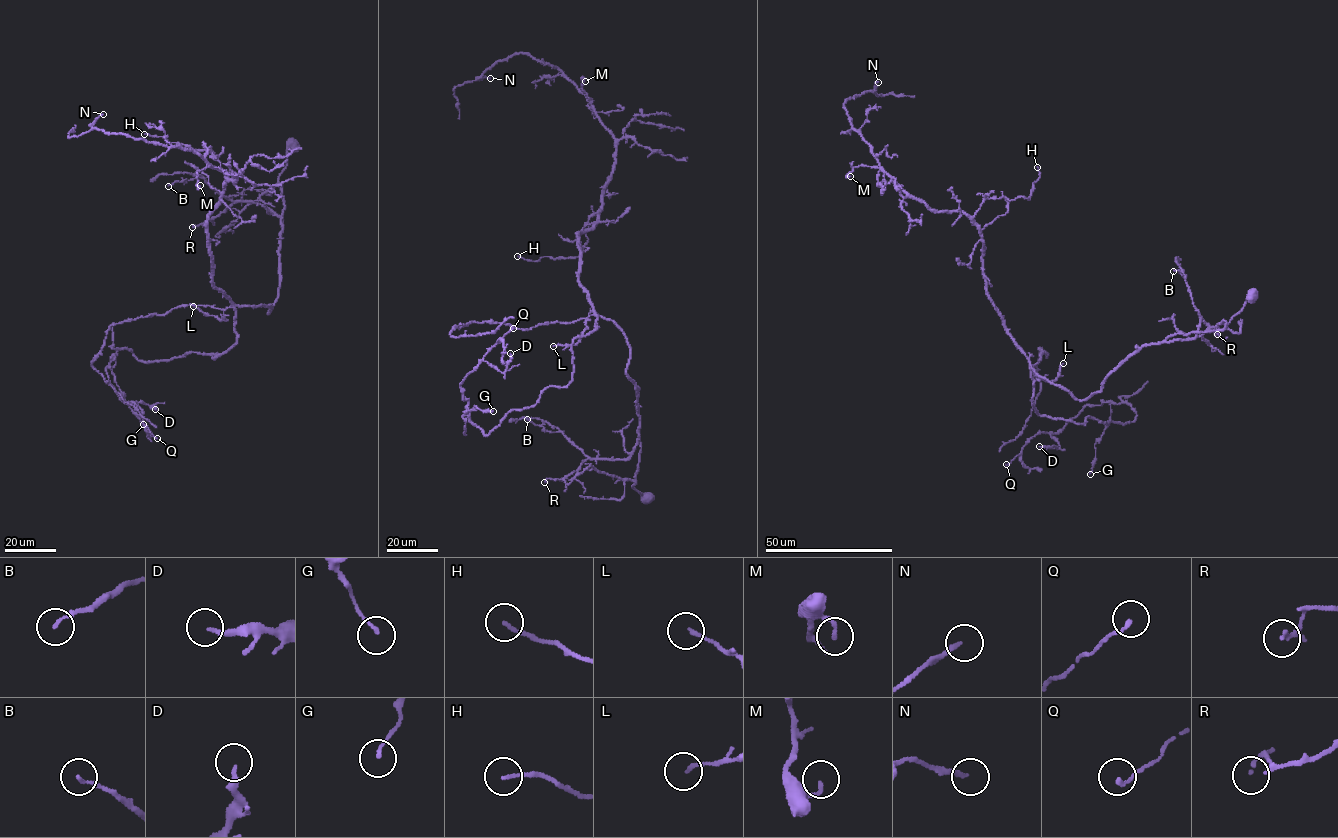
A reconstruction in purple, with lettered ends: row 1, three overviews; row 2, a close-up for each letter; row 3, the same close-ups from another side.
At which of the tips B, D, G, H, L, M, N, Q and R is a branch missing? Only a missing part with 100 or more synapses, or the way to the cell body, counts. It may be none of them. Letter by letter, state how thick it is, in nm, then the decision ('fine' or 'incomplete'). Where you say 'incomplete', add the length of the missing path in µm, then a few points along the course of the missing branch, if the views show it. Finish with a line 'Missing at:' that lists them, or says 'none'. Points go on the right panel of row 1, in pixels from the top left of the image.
B: 130 nm thick; fine
D: 200 nm thick; fine
G: 130 nm thick; fine
H: 140 nm thick; fine
L: 130 nm thick; fine
M: 100 nm thick; fine
N: 180 nm thick; fine
Q: 140 nm thick; fine
R: 130 nm thick; fine
Missing at: none

